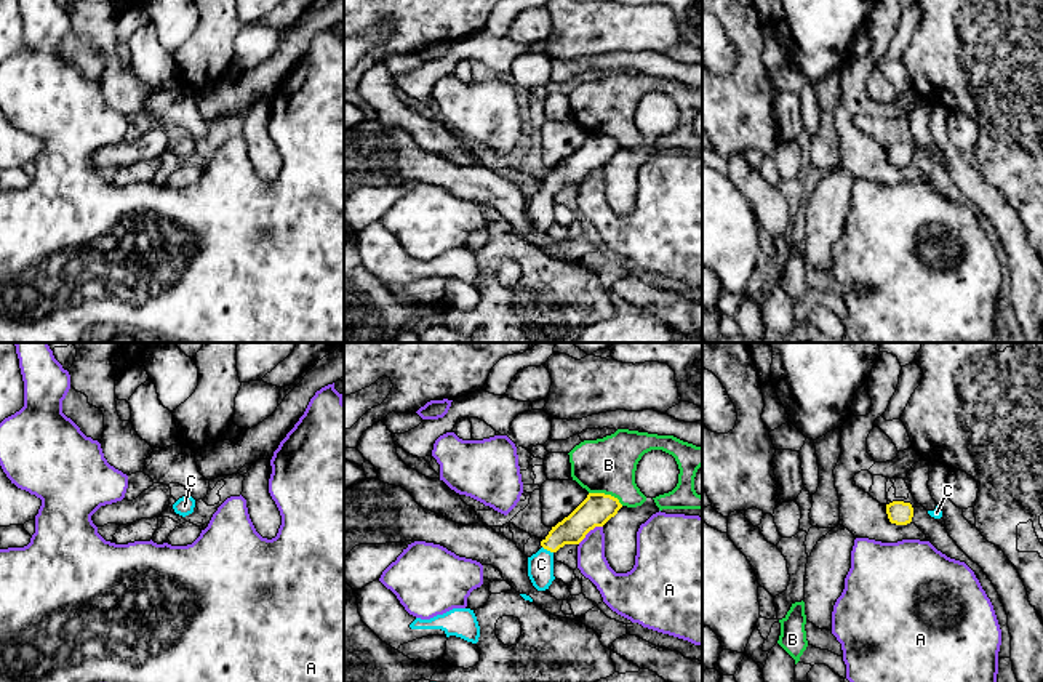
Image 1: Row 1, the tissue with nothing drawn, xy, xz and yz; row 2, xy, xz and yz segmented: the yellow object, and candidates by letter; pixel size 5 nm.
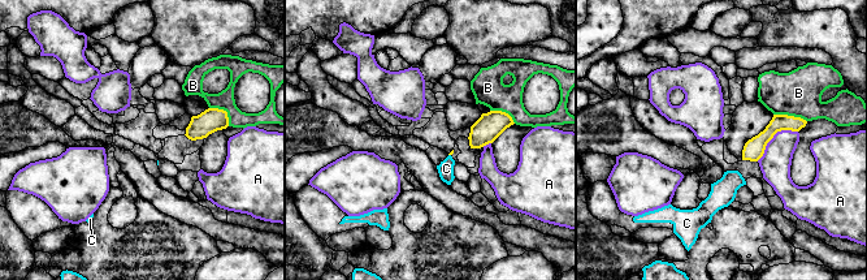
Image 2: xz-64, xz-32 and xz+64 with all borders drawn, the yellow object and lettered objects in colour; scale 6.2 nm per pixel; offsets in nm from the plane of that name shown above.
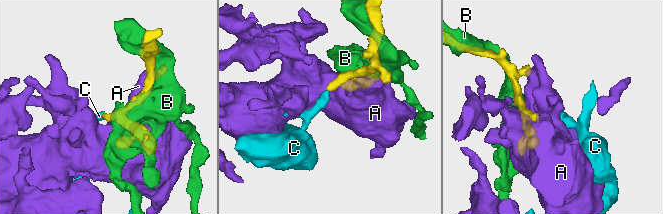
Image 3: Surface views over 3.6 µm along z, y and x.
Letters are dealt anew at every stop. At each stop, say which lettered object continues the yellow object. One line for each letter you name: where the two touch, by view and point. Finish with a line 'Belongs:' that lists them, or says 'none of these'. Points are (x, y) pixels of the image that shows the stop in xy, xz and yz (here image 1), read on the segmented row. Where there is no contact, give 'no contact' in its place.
C: meets yellow in xz at (547, 549)
Belongs: C

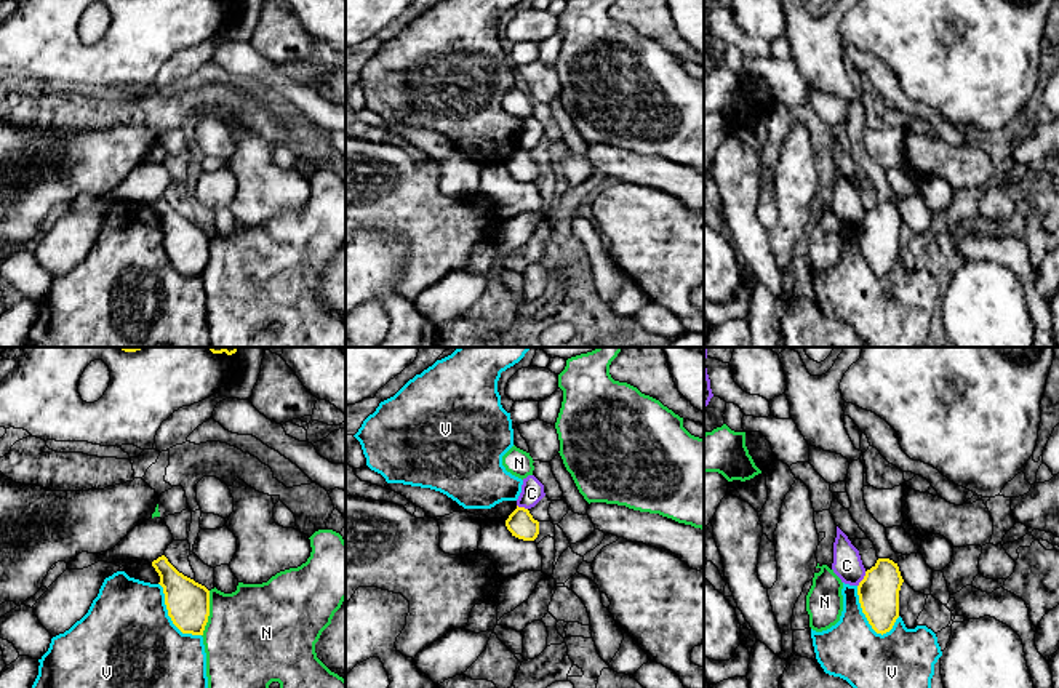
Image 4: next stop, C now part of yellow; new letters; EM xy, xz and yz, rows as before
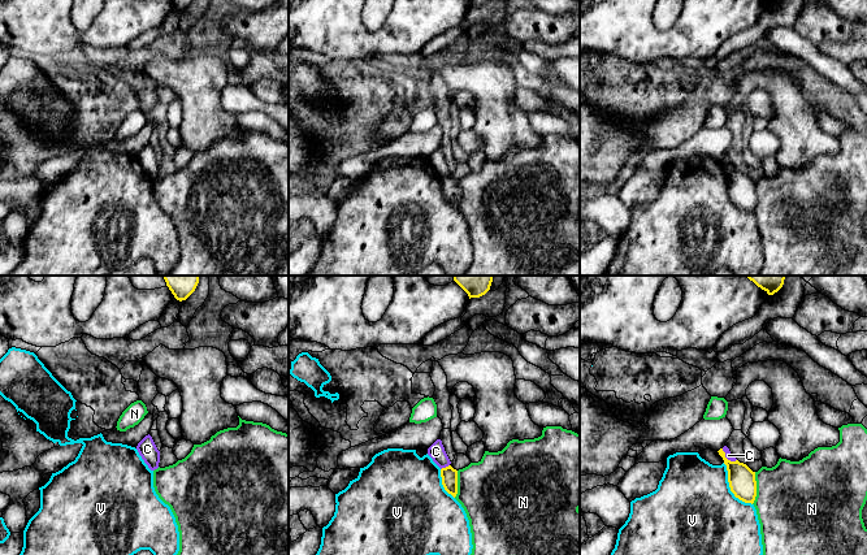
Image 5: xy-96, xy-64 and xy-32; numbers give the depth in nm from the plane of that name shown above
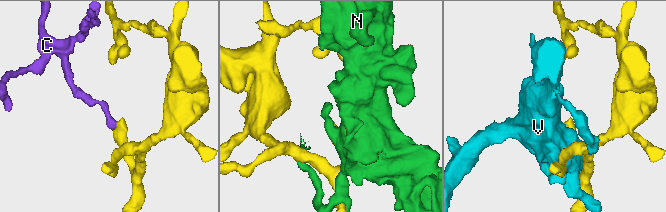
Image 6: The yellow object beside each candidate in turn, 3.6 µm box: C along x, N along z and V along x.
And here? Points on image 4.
Belongs: none of these

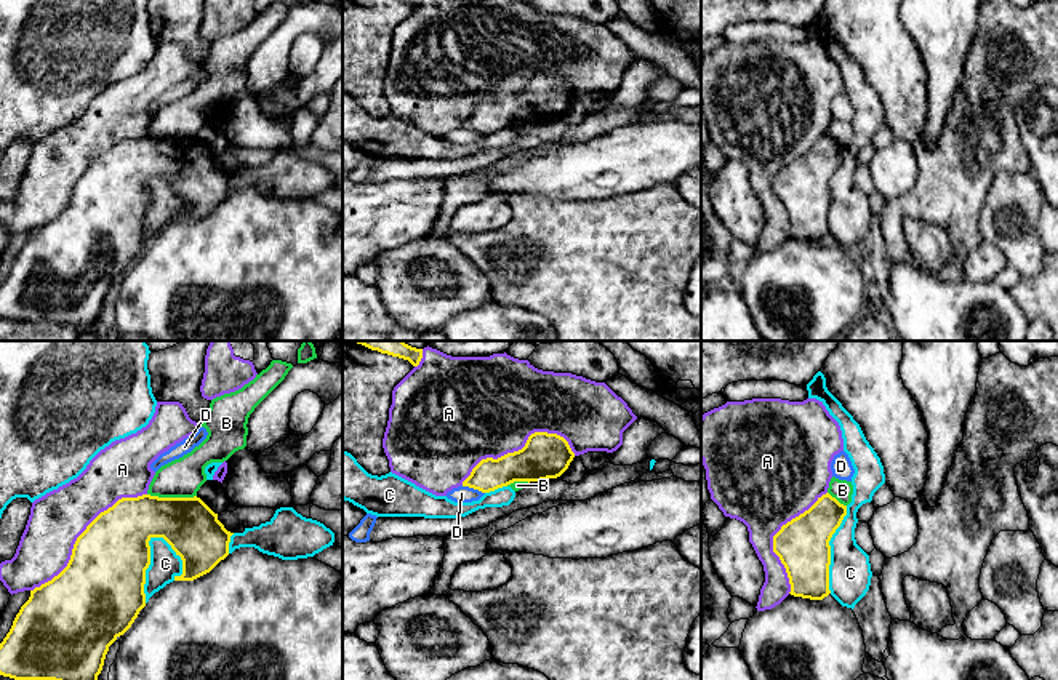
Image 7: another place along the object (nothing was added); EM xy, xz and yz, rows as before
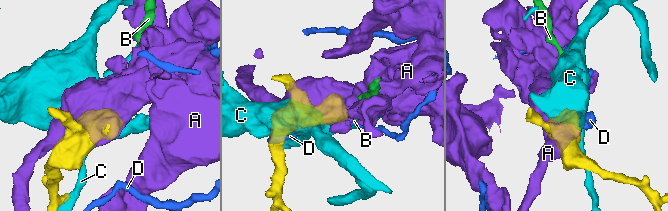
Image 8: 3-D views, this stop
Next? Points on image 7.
Belongs: none of these

